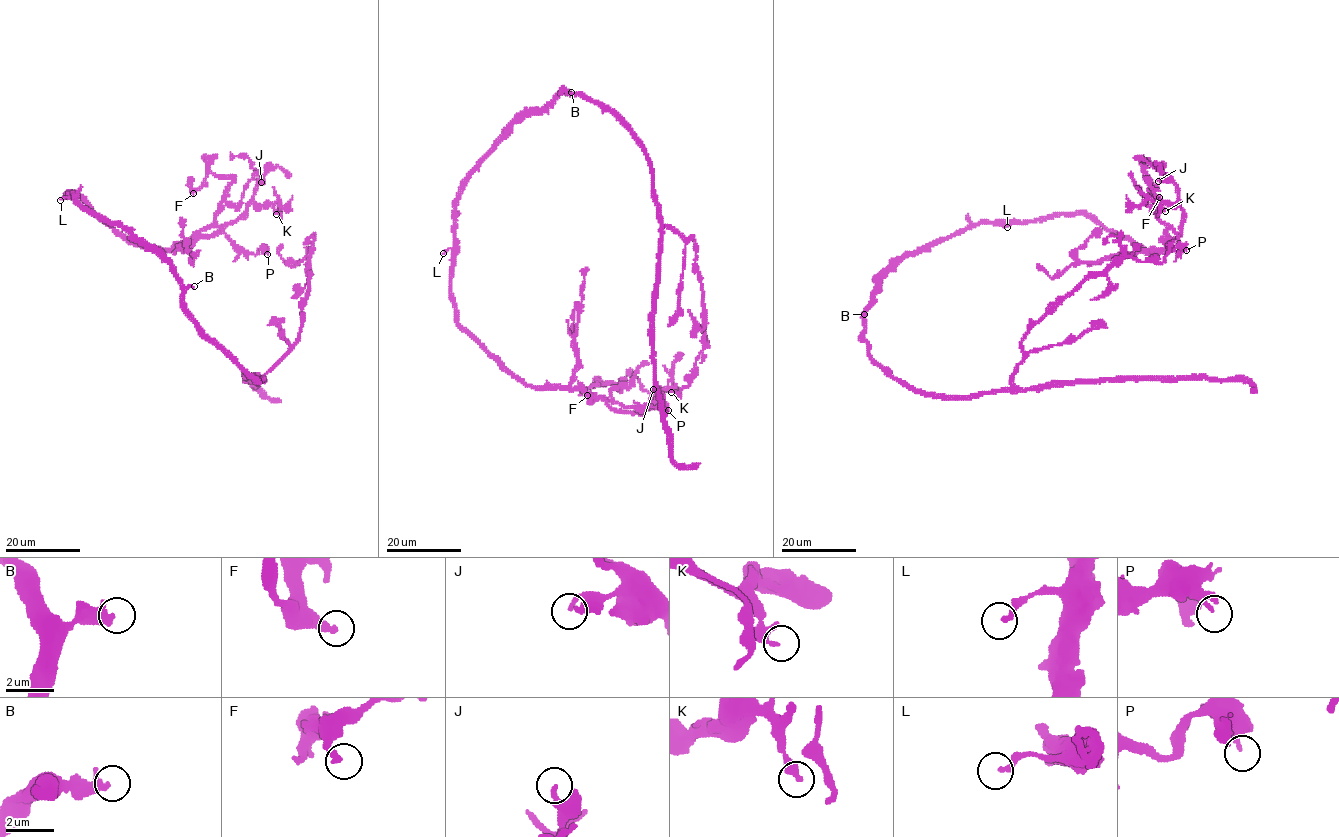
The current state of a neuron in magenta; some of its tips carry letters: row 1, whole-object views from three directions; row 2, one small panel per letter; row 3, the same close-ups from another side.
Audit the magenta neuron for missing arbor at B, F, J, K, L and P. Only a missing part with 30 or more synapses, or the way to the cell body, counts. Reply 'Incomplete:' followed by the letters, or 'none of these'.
Incomplete: none of these

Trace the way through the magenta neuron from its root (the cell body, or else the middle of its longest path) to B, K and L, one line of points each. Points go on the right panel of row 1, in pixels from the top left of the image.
B: (887, 272), (881, 278), (874, 302), (864, 314)
K: (887, 272), (908, 255), (983, 223), (1086, 213), (1155, 256), (1181, 228), (1179, 202), (1161, 202), (1165, 211)
L: (887, 272), (908, 255), (914, 255), (934, 242), (977, 225), (989, 223), (1007, 227)

